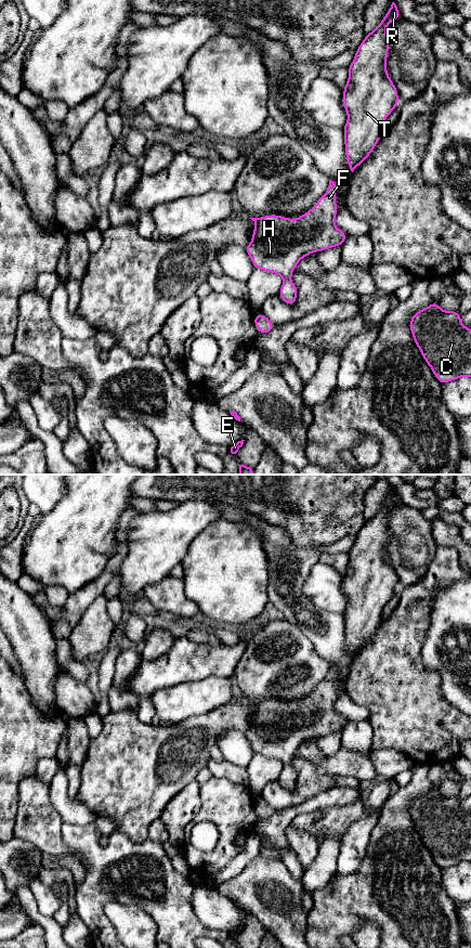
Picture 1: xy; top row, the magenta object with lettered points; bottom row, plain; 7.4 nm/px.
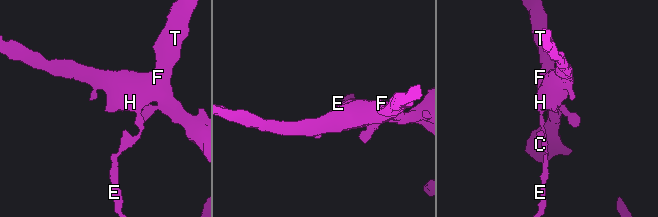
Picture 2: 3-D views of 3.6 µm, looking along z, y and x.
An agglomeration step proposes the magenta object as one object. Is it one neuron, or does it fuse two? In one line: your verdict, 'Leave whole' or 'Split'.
Leave whole

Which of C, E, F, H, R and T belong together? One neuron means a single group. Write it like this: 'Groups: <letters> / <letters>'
Groups: C E F H R T

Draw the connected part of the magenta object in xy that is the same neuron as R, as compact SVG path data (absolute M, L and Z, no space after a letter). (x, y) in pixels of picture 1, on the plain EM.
M392 488L381 508L366 520L349 551L342 583L348 607L342 614L348 652L352 658L374 636L382 621L384 606L398 590L397 575L387 557L387 511L401 503Z

